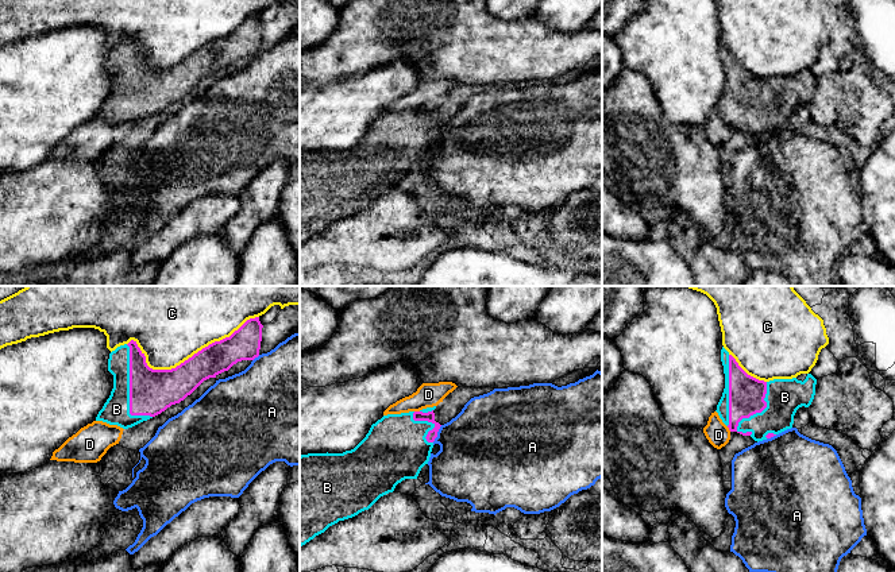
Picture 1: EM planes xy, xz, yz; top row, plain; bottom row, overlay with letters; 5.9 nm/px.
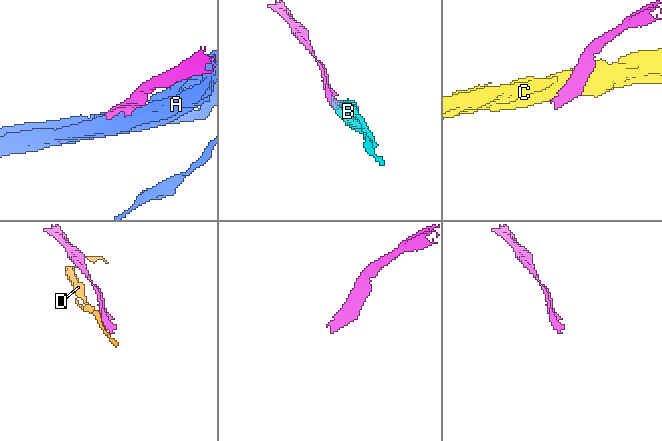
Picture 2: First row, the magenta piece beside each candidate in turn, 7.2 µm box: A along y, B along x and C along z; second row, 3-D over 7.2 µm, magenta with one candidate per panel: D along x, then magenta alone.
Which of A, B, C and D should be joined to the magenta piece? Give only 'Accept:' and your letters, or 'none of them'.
Accept: B

